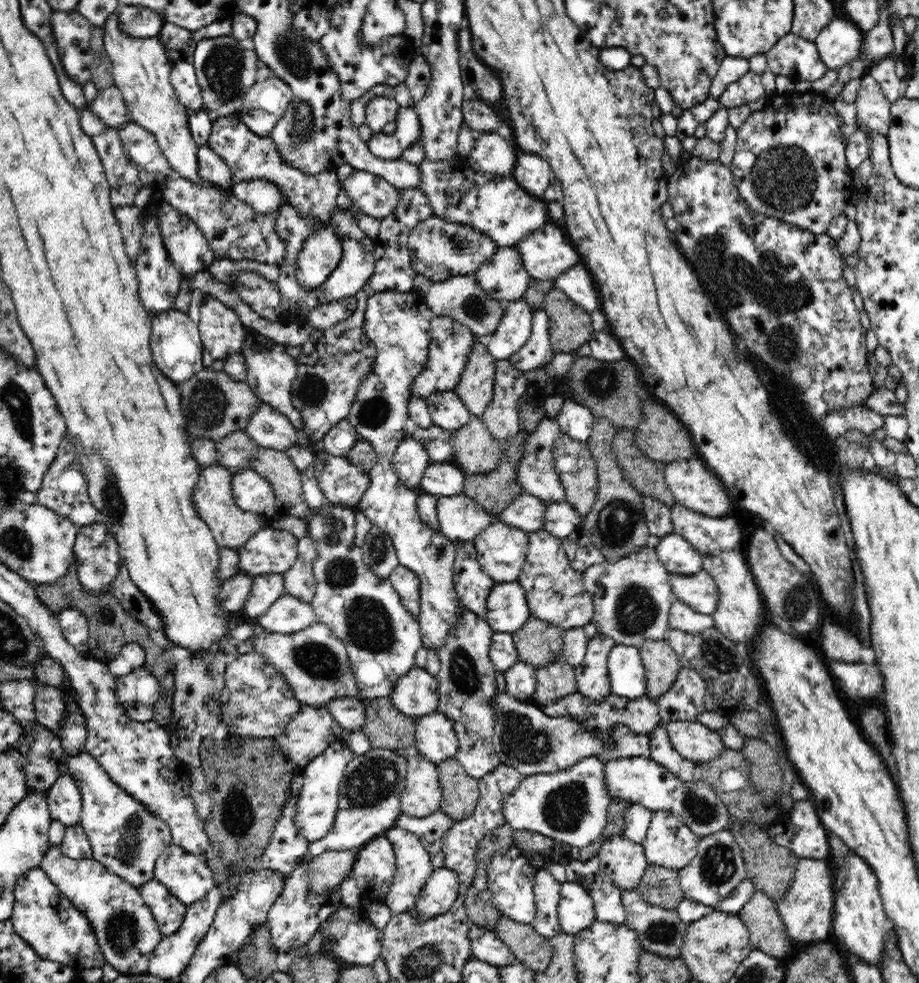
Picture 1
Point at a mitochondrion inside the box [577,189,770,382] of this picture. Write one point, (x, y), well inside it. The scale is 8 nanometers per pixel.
(707, 252)

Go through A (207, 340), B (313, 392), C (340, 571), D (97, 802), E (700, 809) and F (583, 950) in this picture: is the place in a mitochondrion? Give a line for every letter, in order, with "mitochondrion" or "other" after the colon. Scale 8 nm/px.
A: other
B: mitochondrion
C: mitochondrion
D: mitochondrion
E: mitochondrion
F: other

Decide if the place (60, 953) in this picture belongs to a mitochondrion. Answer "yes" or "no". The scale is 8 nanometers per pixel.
no

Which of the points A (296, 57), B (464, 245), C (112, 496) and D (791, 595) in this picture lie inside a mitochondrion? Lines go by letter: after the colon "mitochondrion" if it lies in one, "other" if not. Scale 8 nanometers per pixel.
A: mitochondrion
B: mitochondrion
C: mitochondrion
D: mitochondrion

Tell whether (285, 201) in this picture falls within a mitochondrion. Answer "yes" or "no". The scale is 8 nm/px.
no

